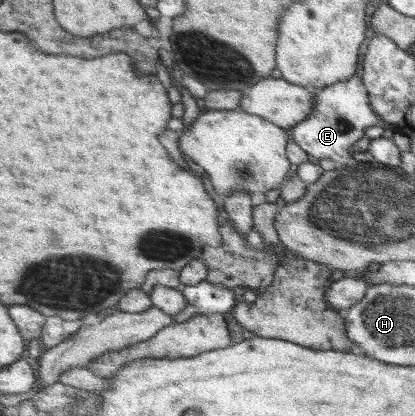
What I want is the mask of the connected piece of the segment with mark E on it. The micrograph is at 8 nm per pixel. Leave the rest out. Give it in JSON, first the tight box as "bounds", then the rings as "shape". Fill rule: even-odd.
{"bounds":[290,77,391,165],"shape":[[[349,77],[347,81],[339,81],[327,85],[323,89],[315,89],[315,107],[313,113],[294,125],[290,130],[291,140],[309,155],[320,159],[331,159],[338,165],[345,165],[351,159],[351,147],[365,135],[369,125],[377,125],[384,129],[391,129],[391,124],[385,124],[373,107],[369,104],[368,89],[365,88],[363,79]]]}

